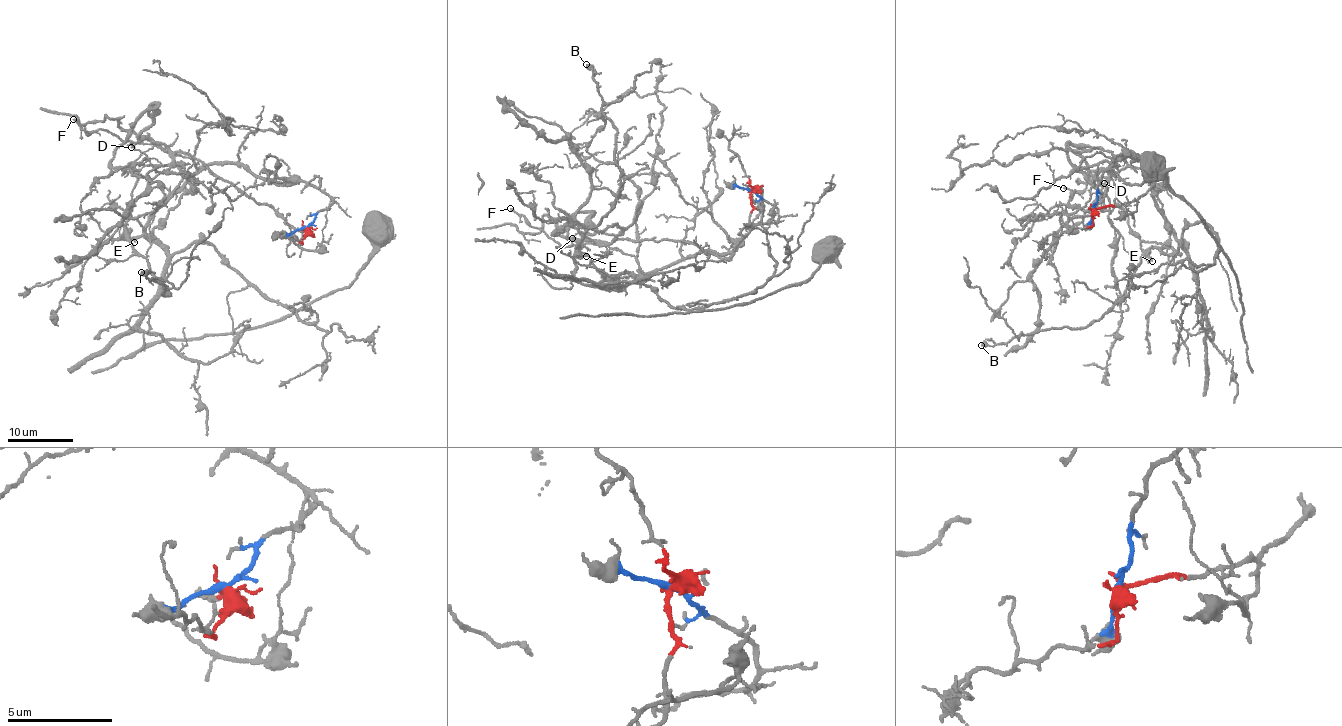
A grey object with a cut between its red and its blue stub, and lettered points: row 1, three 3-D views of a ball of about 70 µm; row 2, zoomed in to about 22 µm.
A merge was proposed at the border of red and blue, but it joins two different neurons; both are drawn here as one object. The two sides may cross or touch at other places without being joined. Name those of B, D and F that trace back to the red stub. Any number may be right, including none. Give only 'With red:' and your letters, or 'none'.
With red: D

